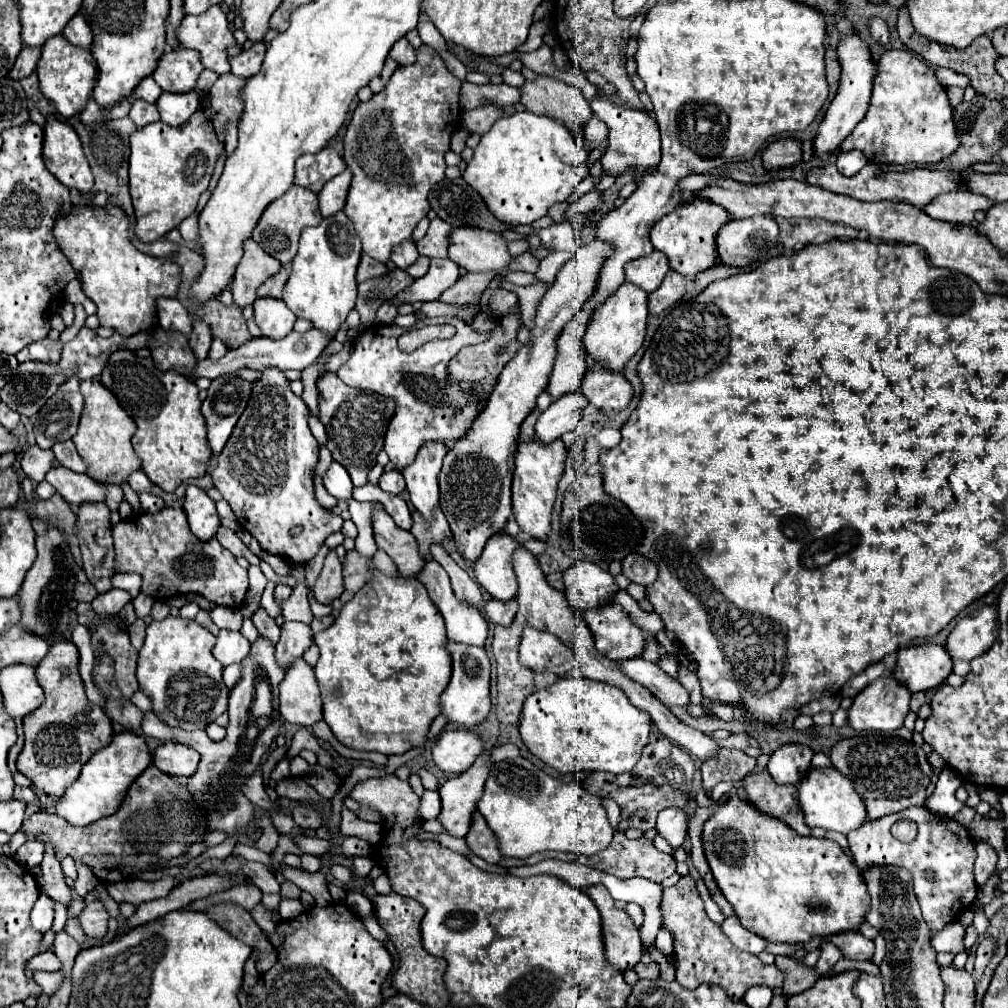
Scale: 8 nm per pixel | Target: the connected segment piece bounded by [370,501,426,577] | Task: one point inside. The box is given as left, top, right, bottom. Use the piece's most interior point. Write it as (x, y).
(400, 545)

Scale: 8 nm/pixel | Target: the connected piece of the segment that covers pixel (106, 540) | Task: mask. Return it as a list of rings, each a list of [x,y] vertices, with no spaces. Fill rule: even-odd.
[[[92,503],[78,507],[78,521],[74,531],[80,541],[84,571],[90,583],[100,595],[110,591],[114,575],[114,545],[108,507]]]

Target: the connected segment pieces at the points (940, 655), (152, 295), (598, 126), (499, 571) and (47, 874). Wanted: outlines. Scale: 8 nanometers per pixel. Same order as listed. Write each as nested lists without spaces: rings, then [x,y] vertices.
[[[916,645],[898,651],[894,679],[904,683],[910,693],[928,691],[944,683],[952,673],[952,659],[944,647]]]
[[[112,203],[106,207],[74,207],[68,215],[58,217],[54,235],[62,251],[70,257],[82,291],[94,301],[100,327],[110,327],[122,337],[150,331],[156,323],[156,299],[178,295],[180,267],[170,259],[140,253],[130,241],[126,213]]]
[[[592,115],[592,119],[586,123],[586,139],[588,139],[594,147],[598,147],[598,145],[602,143],[602,139],[606,139],[606,137],[608,137],[606,123],[600,121],[600,119],[596,119],[596,117]]]
[[[496,533],[486,543],[482,555],[474,561],[472,573],[478,585],[496,601],[510,601],[516,595],[518,583],[512,569],[512,551],[516,539]]]
[[[38,833],[38,837],[44,843],[44,861],[40,863],[42,867],[42,879],[38,881],[40,887],[46,891],[46,895],[50,895],[54,901],[62,901],[62,903],[70,903],[70,887],[64,883],[64,873],[60,869],[60,861],[54,857],[54,849],[50,849],[50,843],[46,843],[46,837],[42,837],[42,833]]]

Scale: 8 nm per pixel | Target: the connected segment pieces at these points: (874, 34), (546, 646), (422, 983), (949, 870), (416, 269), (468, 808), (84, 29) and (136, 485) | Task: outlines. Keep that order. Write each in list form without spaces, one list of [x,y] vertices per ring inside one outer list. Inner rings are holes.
[[[870,17],[868,21],[868,33],[870,37],[880,43],[880,45],[886,45],[890,41],[890,29],[888,29],[888,23],[886,19],[882,17]]]
[[[524,625],[520,643],[520,663],[532,671],[564,675],[576,669],[574,649],[548,631]]]
[[[398,893],[376,895],[372,899],[372,903],[374,903],[374,915],[376,915],[380,927],[388,933],[388,937],[394,943],[398,957],[400,957],[400,965],[398,965],[396,973],[392,975],[392,987],[402,995],[416,999],[422,1005],[446,1007],[448,1005],[448,993],[444,987],[446,961],[426,953],[422,949],[422,941],[420,941],[420,921],[422,921],[426,909],[418,901],[402,897]]]
[[[910,807],[902,813],[880,817],[878,821],[866,821],[860,829],[854,829],[848,835],[848,845],[852,851],[852,859],[860,869],[874,863],[900,865],[912,871],[914,893],[918,897],[918,903],[922,905],[922,917],[932,931],[940,931],[944,925],[958,919],[958,915],[976,899],[978,889],[974,881],[974,841],[968,835],[966,827],[950,817],[938,817],[926,807]],[[902,817],[910,817],[918,825],[918,835],[912,843],[900,843],[890,833],[890,827]],[[926,869],[936,871],[936,883],[928,883],[924,879]]]
[[[418,257],[418,259],[416,259],[416,263],[414,263],[414,265],[410,265],[406,271],[408,271],[414,279],[418,279],[418,277],[426,275],[428,265],[430,265],[430,259],[428,259],[428,257]]]
[[[486,747],[484,753],[474,761],[474,765],[456,775],[450,777],[442,787],[440,787],[440,797],[442,797],[442,813],[438,821],[444,825],[446,833],[450,835],[466,835],[472,825],[472,817],[476,813],[478,801],[484,793],[484,783],[492,767],[492,747]]]
[[[78,13],[74,19],[70,19],[70,23],[64,27],[62,35],[72,43],[72,45],[78,45],[78,47],[86,47],[90,49],[92,45],[92,31],[88,27],[88,23],[84,21],[84,17]]]
[[[144,471],[132,473],[128,483],[130,483],[130,487],[132,487],[136,493],[150,493],[150,489],[152,489],[152,483],[150,483],[150,479],[144,475]]]

